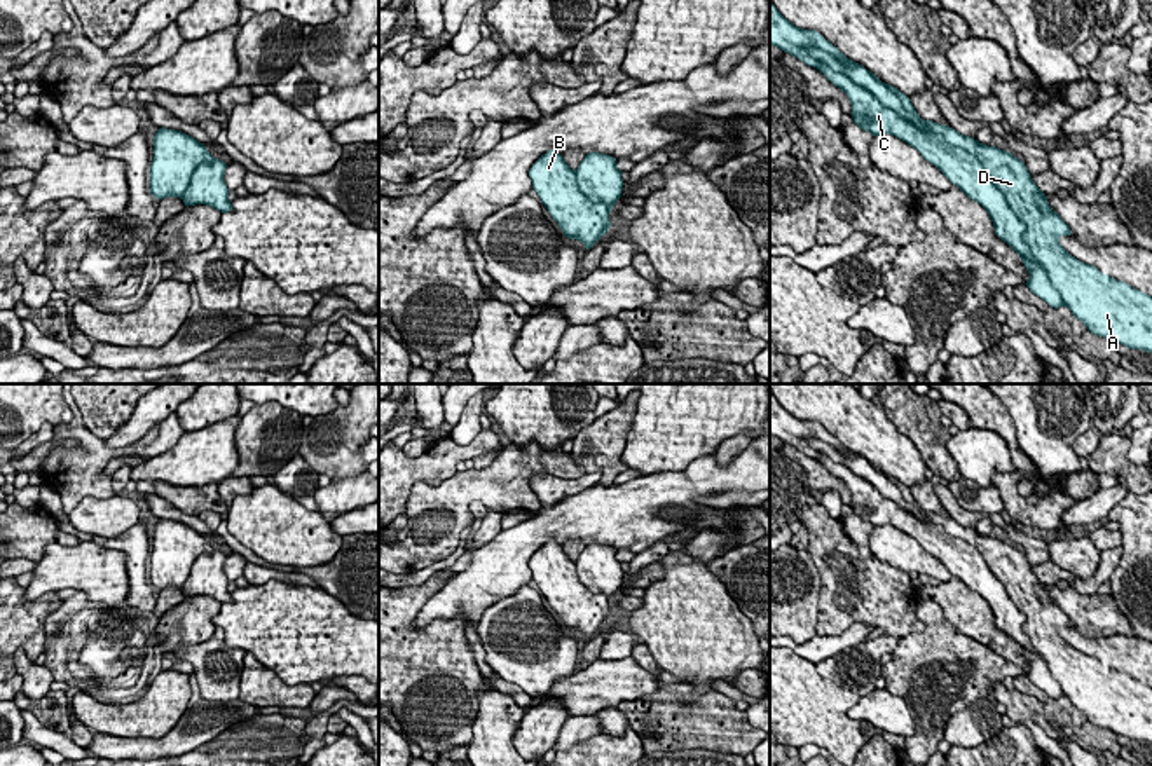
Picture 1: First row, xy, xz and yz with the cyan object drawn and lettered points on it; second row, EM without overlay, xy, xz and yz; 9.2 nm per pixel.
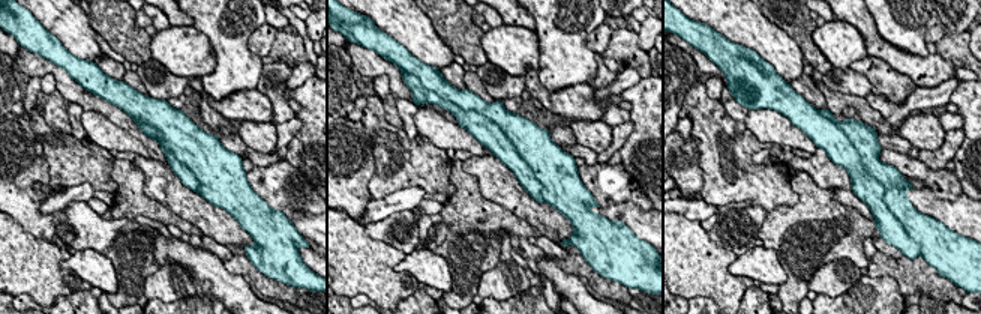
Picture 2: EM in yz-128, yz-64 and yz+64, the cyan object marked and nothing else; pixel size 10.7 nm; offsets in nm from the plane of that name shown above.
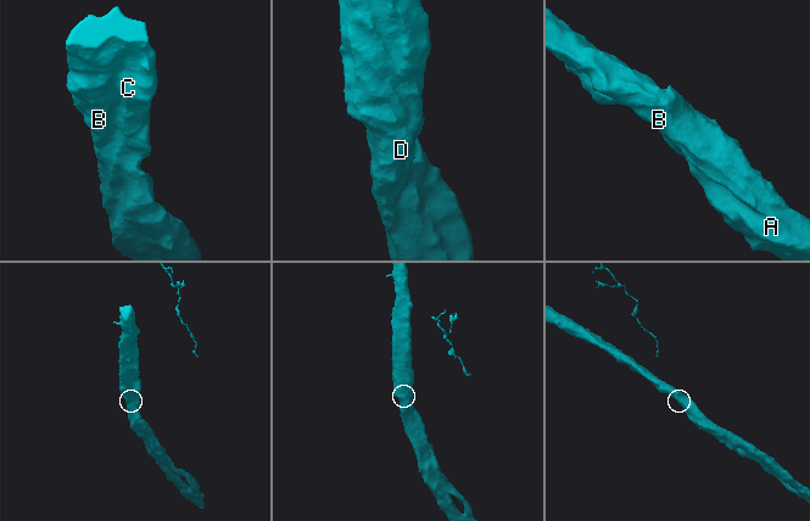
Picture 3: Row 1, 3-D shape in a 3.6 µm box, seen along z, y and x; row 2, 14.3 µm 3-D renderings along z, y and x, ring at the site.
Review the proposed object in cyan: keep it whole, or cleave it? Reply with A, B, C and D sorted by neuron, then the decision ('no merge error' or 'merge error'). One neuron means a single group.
A B C D; no merge error

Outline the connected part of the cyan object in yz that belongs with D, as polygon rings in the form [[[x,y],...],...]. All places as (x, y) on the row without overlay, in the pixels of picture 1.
[[[770,391],[770,434],[792,445],[808,457],[817,459],[852,494],[854,513],[873,527],[894,525],[915,537],[925,551],[934,555],[969,590],[979,593],[995,616],[995,625],[1007,633],[1030,663],[1025,674],[1032,684],[1049,698],[1066,696],[1094,726],[1115,735],[1152,743],[1152,687],[1101,665],[1094,656],[1073,649],[1059,633],[1059,626],[1073,626],[1070,618],[1054,604],[1046,585],[1033,574],[1025,551],[997,537],[981,536],[970,527],[962,527],[953,518],[932,511],[922,511],[909,487],[897,478],[883,475],[862,455],[850,452],[829,431],[815,421],[796,419]]]

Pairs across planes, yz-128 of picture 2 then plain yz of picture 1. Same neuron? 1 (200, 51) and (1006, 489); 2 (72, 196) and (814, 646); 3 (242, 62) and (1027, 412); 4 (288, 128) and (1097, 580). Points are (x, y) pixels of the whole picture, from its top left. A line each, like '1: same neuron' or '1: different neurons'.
1: different neurons
2: same neuron
3: same neuron
4: same neuron

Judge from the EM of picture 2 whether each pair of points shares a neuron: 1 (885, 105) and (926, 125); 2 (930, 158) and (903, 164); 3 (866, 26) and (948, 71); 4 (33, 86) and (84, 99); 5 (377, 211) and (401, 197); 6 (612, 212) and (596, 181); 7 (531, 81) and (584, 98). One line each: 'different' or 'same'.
1: different
2: different
3: same
4: different
5: same
6: different
7: same

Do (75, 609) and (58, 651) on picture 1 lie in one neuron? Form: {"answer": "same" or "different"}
{"answer": "same"}

